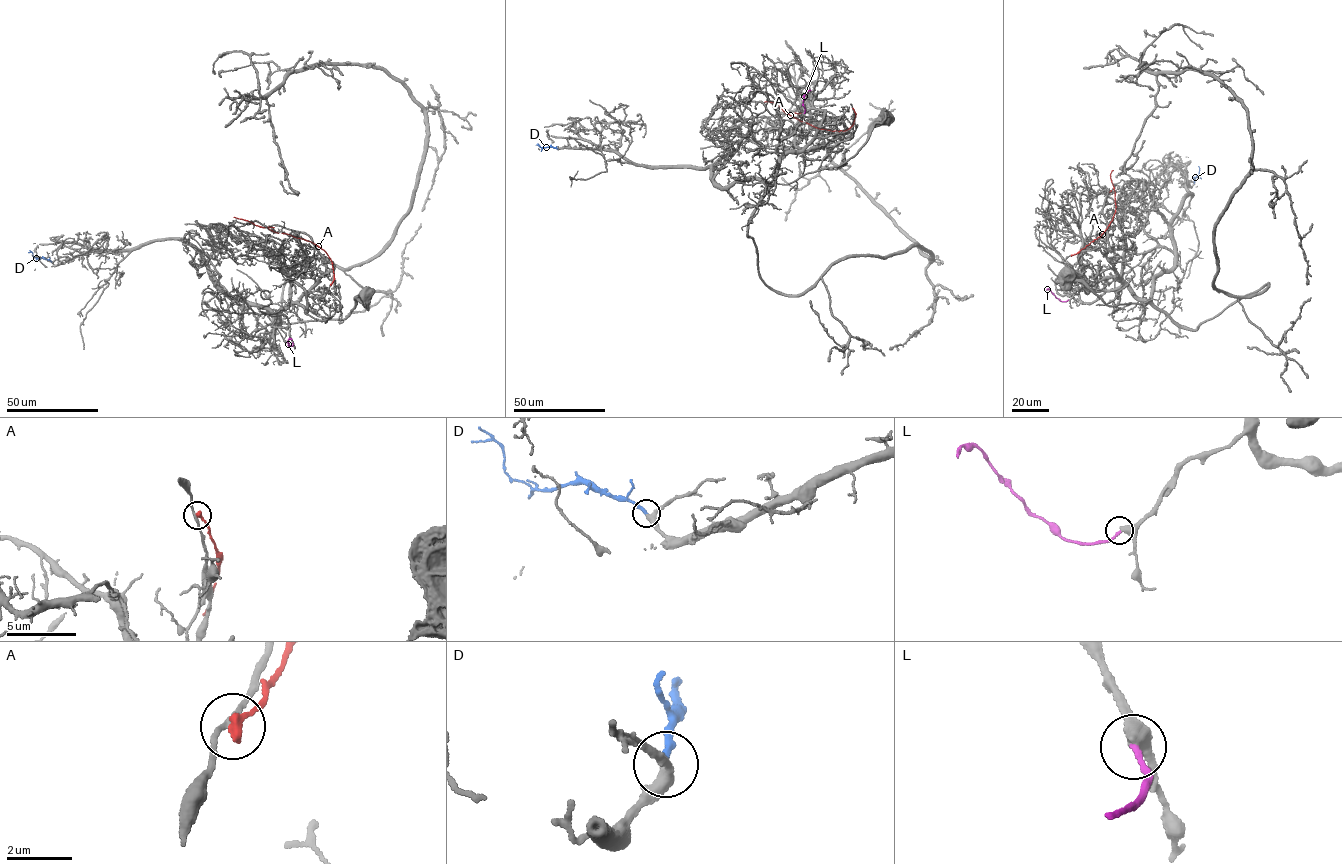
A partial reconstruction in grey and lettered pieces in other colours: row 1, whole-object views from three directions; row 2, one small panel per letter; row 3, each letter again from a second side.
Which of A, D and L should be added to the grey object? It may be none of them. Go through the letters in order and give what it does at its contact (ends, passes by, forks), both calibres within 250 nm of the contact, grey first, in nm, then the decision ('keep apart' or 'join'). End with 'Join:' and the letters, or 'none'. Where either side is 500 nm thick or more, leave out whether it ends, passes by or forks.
A: it ends; calibres 170 and 320 nm; keep apart
D: it ends; calibres 320 and 240 nm; join
L: it ends; calibres 320 and 190 nm; keep apart
Join: D

